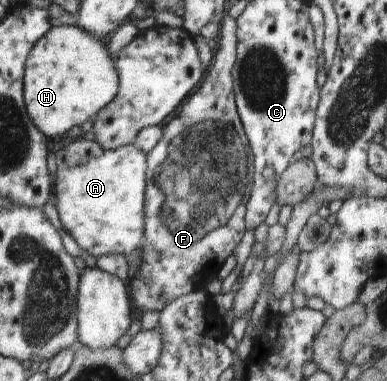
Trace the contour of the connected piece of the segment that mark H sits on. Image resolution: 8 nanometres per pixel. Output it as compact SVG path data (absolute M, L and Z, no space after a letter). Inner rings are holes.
M78 25L51 26L31 48L25 63L22 80L26 110L35 127L46 137L65 135L75 125L83 125L89 118L93 119L101 108L113 101L118 92L118 73L107 45Z

